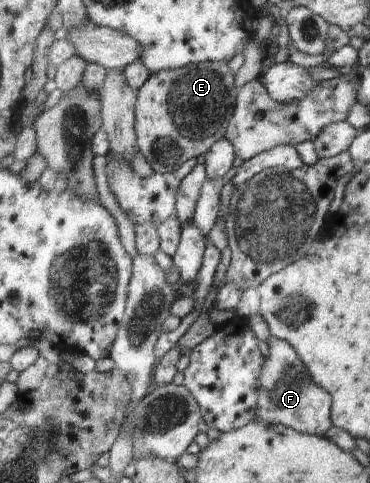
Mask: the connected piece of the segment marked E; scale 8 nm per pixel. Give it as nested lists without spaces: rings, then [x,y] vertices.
[[[219,61],[200,62],[151,75],[147,84],[138,92],[136,127],[142,154],[155,171],[175,172],[189,162],[189,159],[199,158],[211,152],[217,142],[227,137],[235,116],[240,90],[235,75],[229,62]]]

